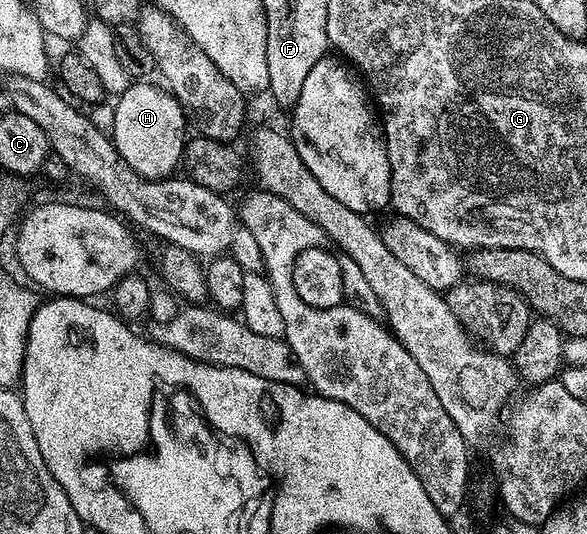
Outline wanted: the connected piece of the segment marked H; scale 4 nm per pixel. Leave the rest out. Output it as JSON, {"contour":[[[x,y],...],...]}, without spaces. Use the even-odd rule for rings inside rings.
{"contour":[[[133,82],[123,95],[116,97],[113,108],[113,132],[111,139],[117,148],[117,154],[121,160],[135,170],[136,174],[147,180],[163,180],[172,177],[178,170],[183,160],[183,153],[187,143],[185,128],[187,129],[187,117],[181,103],[173,97],[173,93],[164,87],[156,88],[149,82]]]}

